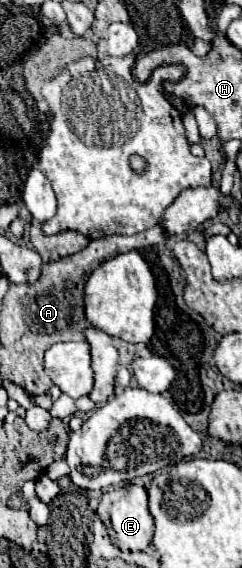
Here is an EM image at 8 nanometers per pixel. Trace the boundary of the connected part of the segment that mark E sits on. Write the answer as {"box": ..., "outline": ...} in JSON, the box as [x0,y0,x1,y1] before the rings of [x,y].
{"box":[97,485,153,551],"outline":[[[125,485],[119,489],[105,491],[103,497],[99,499],[99,509],[97,509],[99,519],[107,527],[107,535],[111,543],[121,549],[121,551],[147,551],[153,539],[153,517],[147,509],[147,491],[145,487],[139,485]]]}

